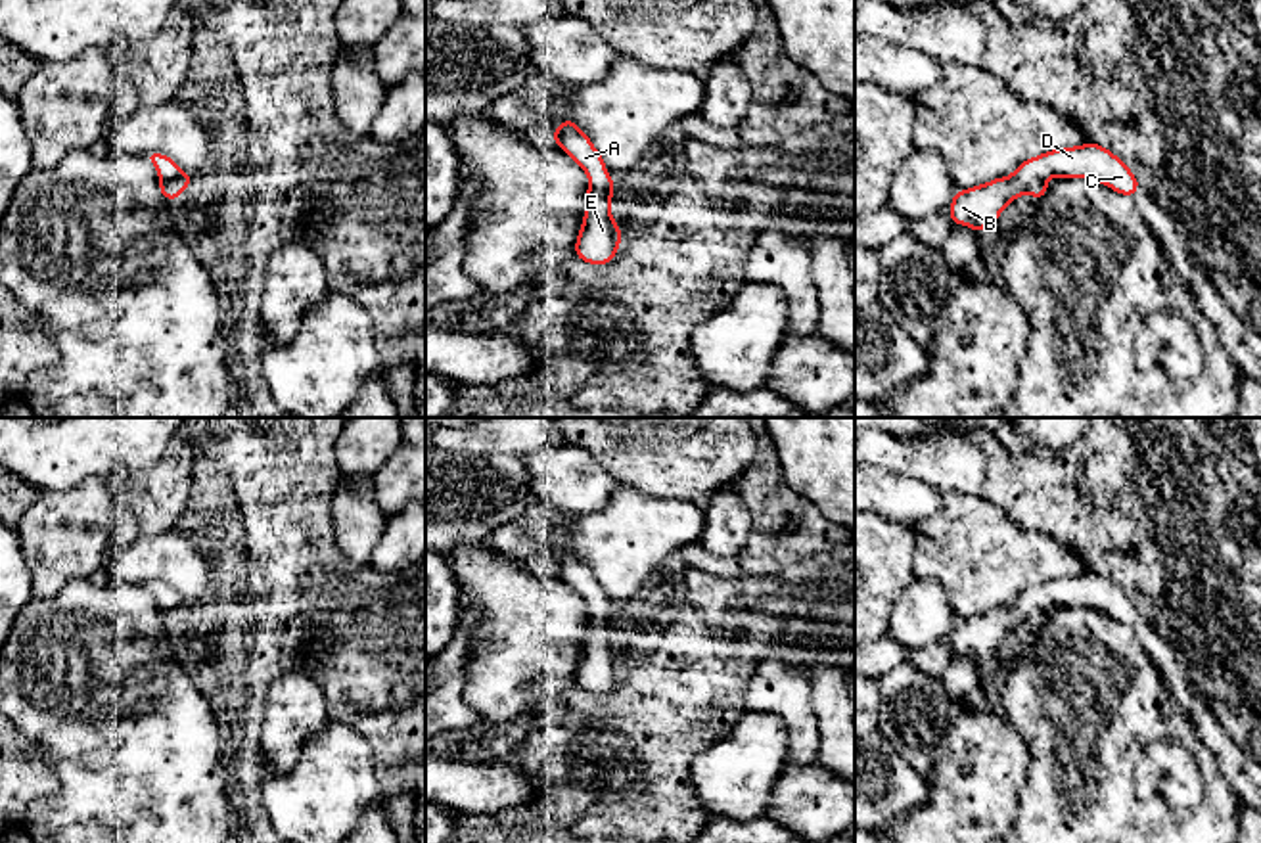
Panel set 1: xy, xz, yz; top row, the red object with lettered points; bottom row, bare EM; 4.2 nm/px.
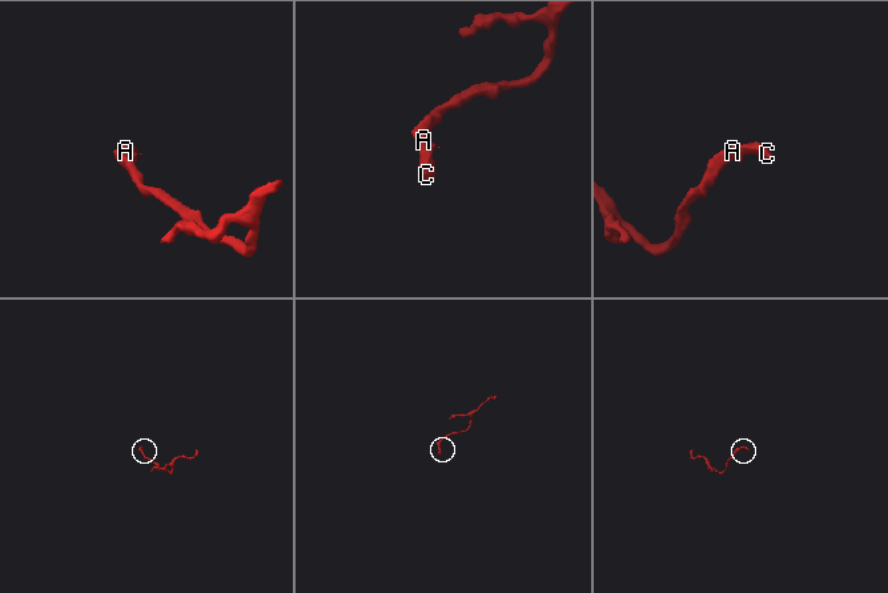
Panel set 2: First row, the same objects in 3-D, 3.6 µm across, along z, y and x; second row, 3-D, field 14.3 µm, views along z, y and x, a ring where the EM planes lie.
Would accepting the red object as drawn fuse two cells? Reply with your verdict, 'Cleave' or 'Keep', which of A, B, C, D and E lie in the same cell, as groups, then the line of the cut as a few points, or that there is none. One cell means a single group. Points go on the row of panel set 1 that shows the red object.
Keep. Groups: A B C D E. No split

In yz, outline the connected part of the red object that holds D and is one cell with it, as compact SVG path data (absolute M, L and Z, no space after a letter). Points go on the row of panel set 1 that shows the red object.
M1089 140L1081 148L1062 148L1041 153L1037 159L1025 159L1012 176L954 192L949 209L952 226L970 224L975 236L979 236L1018 195L1029 192L1037 201L1043 199L1048 176L1092 178L1127 197L1140 188L1135 174L1119 157Z

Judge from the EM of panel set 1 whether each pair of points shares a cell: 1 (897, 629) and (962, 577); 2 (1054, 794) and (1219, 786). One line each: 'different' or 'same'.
1: different
2: same

